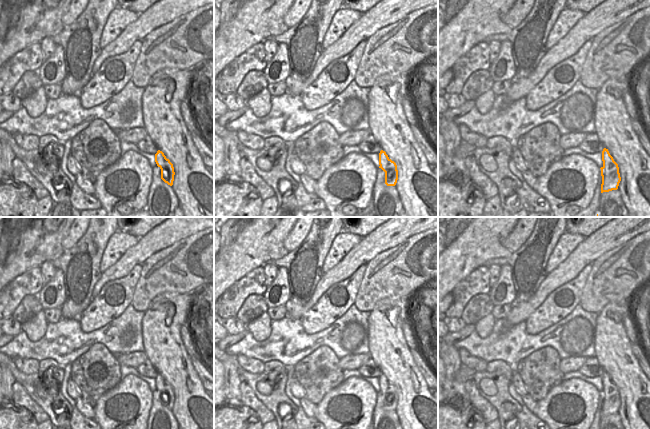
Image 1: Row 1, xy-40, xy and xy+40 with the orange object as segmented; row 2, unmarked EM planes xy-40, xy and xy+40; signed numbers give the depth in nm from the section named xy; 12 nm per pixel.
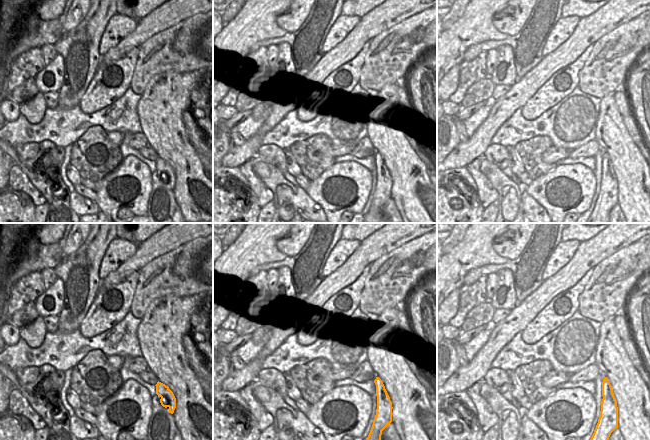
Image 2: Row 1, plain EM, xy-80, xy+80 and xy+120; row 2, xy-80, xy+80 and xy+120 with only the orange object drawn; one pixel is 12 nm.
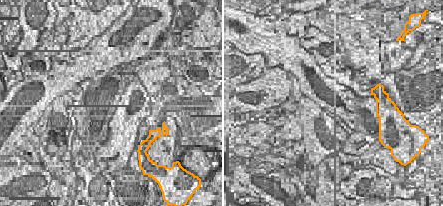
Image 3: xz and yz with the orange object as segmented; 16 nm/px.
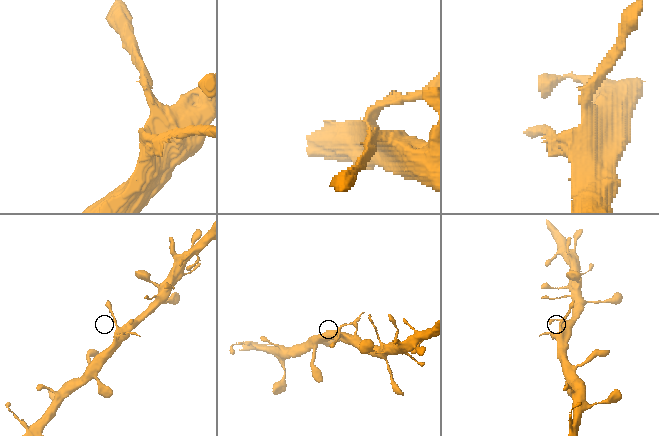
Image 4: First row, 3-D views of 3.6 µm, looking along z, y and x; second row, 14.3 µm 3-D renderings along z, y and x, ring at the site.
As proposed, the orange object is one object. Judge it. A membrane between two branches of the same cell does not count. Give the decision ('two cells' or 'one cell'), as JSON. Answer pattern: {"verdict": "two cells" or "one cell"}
{"verdict": "two cells"}

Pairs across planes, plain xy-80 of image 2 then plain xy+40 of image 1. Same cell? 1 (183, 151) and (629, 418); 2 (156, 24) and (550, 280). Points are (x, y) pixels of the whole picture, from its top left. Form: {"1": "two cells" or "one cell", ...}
{"1": "one cell", "2": "one cell"}

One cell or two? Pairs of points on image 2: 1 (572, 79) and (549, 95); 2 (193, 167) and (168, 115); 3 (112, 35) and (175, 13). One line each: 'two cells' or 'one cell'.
1: one cell
2: one cell
3: two cells

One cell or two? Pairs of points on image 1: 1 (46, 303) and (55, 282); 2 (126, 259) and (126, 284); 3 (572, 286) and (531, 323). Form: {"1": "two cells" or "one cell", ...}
{"1": "one cell", "2": "two cells", "3": "one cell"}

